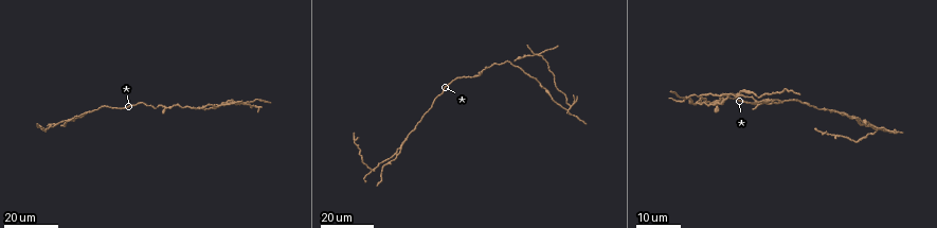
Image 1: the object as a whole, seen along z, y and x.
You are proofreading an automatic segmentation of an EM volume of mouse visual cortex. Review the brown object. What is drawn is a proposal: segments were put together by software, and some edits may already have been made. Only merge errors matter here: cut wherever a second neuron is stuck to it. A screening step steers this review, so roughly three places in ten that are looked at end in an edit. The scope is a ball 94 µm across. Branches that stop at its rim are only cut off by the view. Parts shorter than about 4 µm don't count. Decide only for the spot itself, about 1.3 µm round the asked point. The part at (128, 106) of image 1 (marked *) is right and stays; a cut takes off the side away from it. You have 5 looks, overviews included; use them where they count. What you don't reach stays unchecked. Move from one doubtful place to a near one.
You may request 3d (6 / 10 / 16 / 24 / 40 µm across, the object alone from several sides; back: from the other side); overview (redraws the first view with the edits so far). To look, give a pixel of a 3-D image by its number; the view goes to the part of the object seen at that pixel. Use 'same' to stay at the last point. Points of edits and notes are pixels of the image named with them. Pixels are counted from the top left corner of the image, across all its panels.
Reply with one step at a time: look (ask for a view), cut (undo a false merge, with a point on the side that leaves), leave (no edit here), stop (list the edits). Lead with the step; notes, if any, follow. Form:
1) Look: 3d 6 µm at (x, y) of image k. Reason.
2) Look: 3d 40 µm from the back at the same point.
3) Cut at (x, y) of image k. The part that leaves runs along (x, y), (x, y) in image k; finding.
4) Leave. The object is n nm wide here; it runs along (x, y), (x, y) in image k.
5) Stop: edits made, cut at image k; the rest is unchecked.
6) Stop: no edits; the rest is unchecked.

Look: 3d 16 µm at (195, 108) of image 1. Branch point.

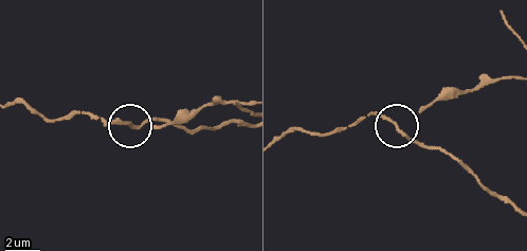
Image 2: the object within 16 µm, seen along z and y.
Look: 3d 10 µm at (402, 132) of image 2.

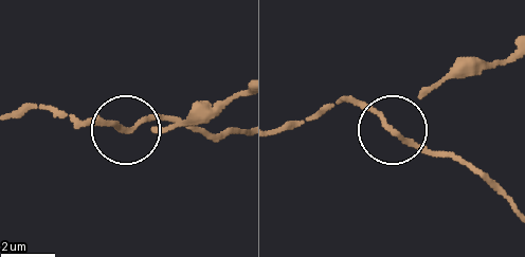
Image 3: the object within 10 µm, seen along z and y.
Cut at (132, 128) of image 3. The object is 140 nm wide here; the part that leaves runs along (105, 123), (130, 130), (158, 116), (219, 136), (239, 130) in image 3; two neurons meet here.

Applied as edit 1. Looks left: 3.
Look: overview. See it whole again.

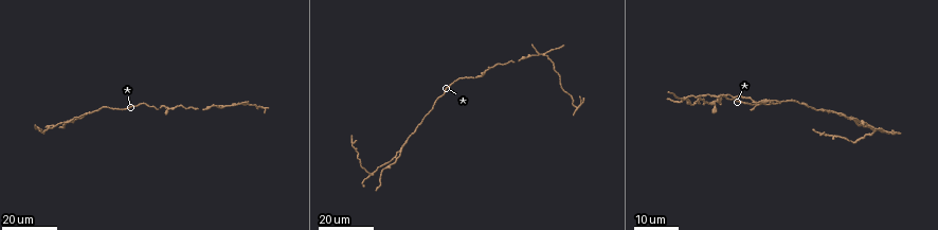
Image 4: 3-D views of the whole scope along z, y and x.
Look: 3d 16 µm at (209, 107) of image 4. Thick turns thin.

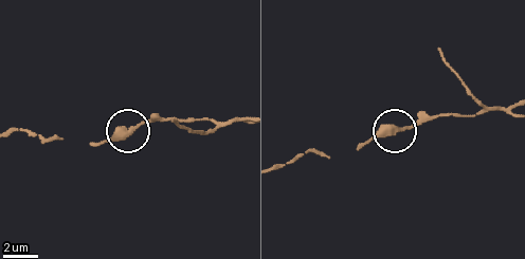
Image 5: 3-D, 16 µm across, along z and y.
Look: 3d 10 µm at (140, 124) of image 5. Zoom in.

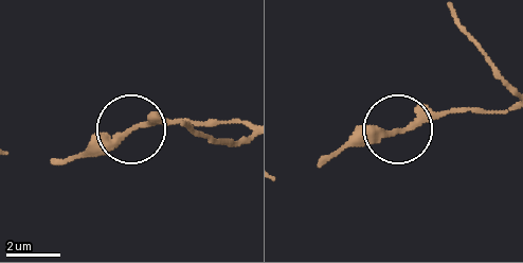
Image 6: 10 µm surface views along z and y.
Leave. Continuous, no second neuron.

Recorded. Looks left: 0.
Stop: edits made, cut at image 3; the rest is unchecked.

